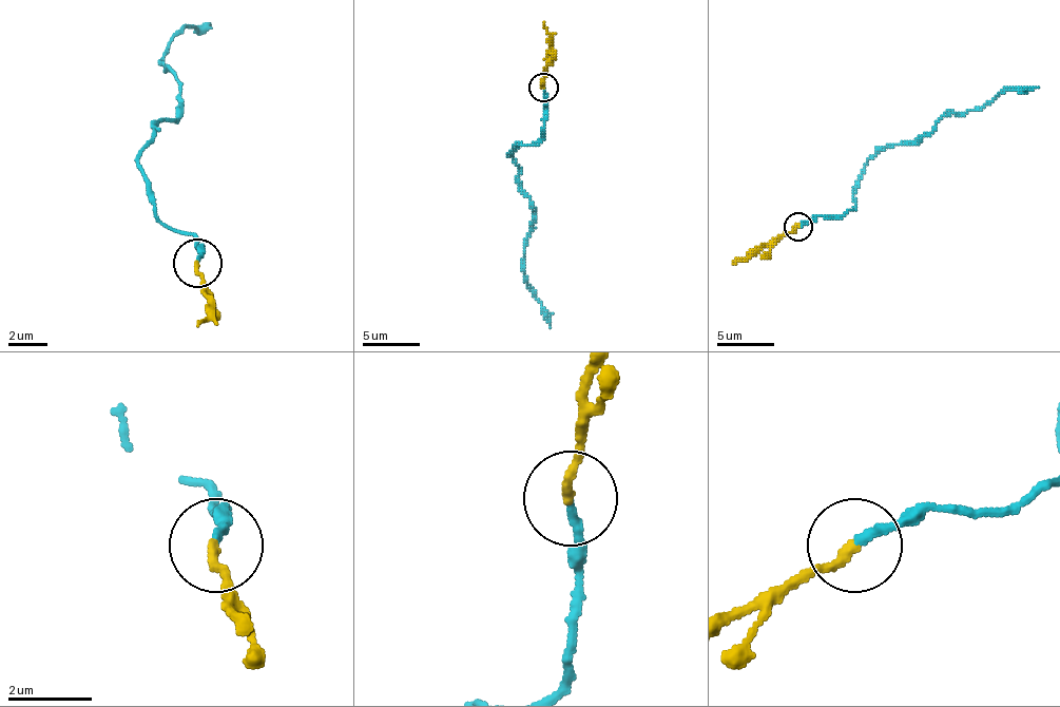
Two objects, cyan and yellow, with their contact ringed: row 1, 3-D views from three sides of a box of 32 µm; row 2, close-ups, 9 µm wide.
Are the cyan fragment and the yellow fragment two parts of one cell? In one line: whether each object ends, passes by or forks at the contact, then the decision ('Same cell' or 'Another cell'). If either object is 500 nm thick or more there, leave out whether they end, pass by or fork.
At the ring cyan ends. At the ring yellow ends. Another cell

